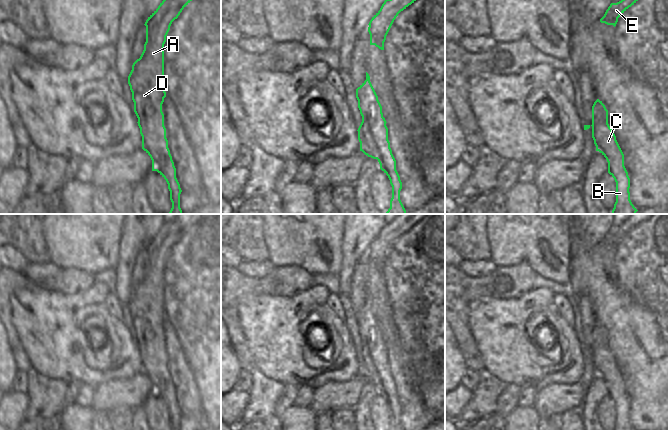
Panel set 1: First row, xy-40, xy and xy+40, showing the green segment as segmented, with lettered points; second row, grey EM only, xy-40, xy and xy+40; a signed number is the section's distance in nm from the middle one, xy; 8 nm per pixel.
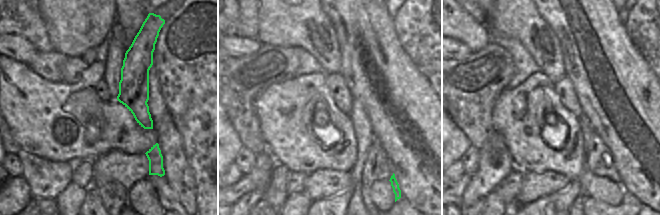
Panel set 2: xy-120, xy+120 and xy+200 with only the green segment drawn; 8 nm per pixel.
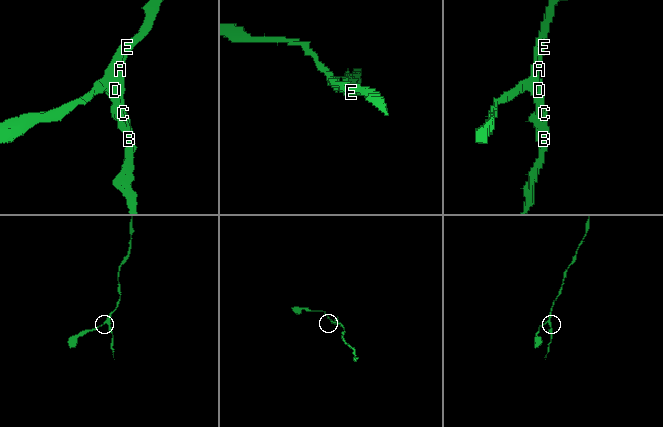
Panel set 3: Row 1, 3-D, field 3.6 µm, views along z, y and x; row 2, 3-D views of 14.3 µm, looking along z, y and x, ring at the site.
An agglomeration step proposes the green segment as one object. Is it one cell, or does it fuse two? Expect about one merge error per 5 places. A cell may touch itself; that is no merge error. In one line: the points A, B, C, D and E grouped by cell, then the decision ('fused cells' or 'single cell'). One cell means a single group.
groups A B C D E; single cell

